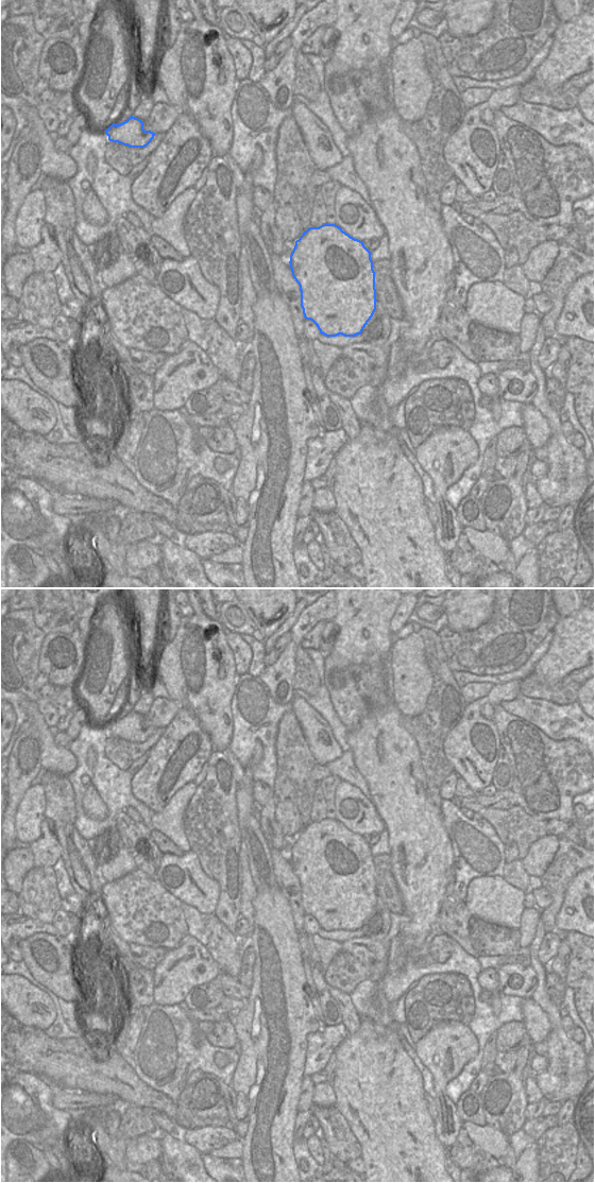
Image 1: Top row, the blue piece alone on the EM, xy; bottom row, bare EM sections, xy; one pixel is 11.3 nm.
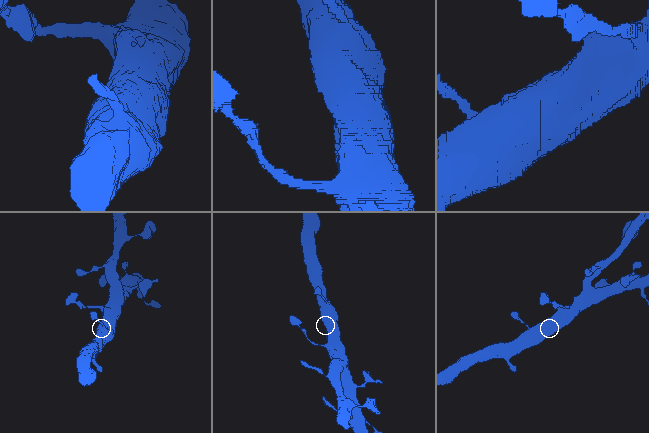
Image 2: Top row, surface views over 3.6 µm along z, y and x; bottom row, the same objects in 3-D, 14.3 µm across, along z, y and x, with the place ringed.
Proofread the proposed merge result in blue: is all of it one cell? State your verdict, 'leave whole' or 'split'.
leave whole

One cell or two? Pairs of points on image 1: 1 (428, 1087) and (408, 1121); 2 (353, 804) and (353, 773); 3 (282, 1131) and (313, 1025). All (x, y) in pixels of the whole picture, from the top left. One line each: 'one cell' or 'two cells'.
1: two cells
2: two cells
3: one cell

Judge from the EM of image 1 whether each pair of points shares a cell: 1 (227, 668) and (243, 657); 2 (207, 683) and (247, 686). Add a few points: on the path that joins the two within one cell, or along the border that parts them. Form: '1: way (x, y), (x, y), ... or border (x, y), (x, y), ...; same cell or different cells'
1: border (225, 640), (234, 657), (235, 671), (239, 675); different cells
2: border (238, 675), (235, 682), (231, 709); different cells

